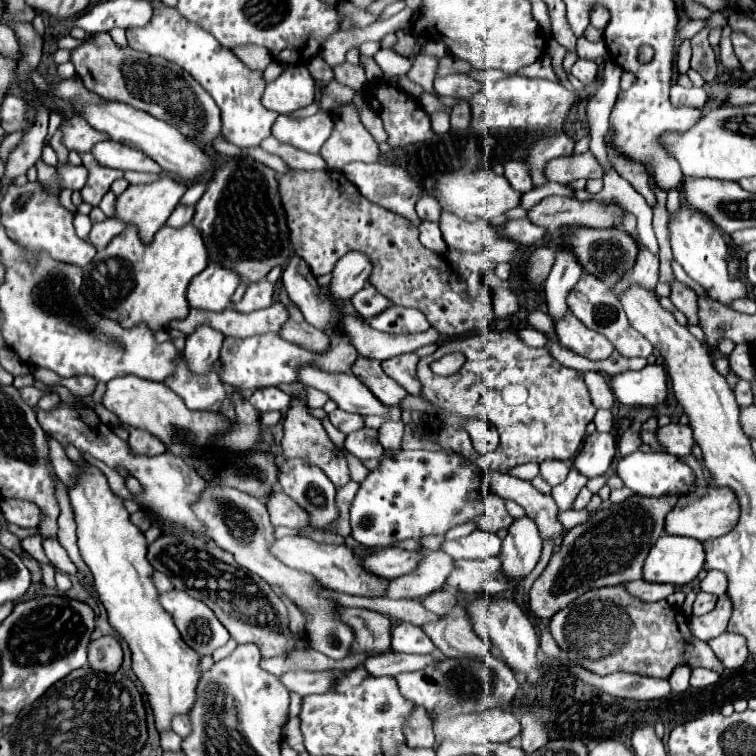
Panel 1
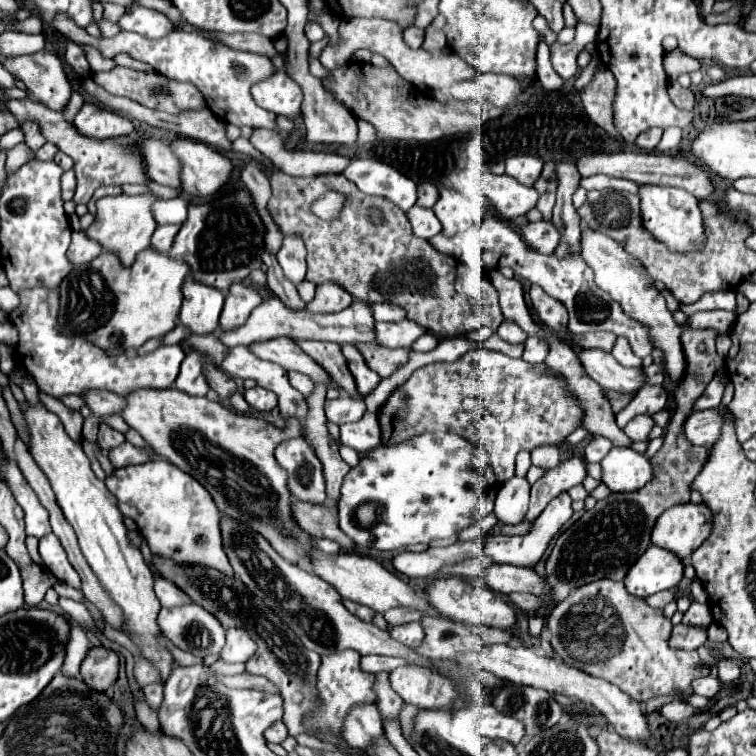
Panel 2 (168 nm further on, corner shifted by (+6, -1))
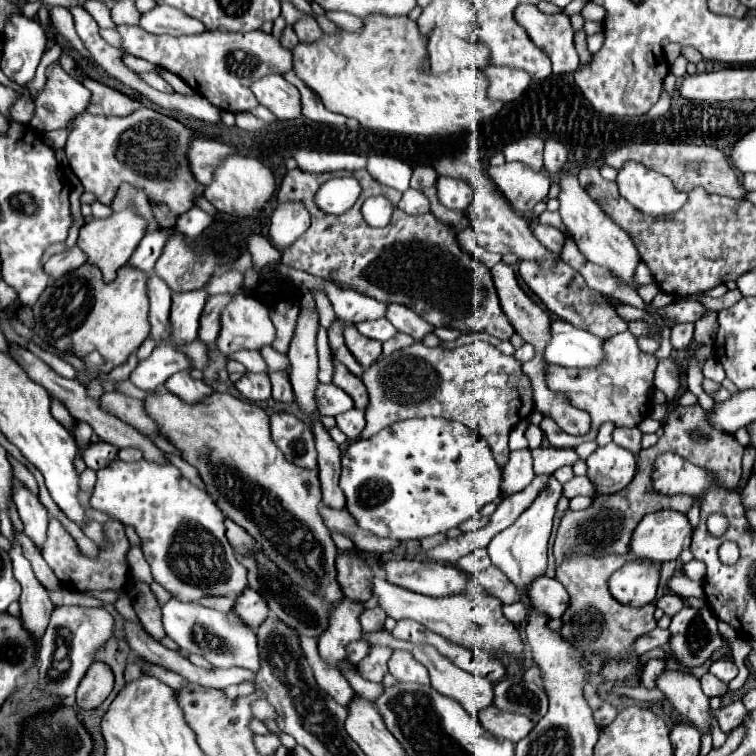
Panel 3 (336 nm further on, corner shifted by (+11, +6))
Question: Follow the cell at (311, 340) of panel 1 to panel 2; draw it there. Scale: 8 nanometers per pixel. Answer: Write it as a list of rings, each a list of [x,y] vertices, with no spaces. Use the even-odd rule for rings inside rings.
[[[298,341],[298,345],[300,345],[302,351],[308,353],[320,367],[324,367],[324,371],[330,375],[330,379],[334,379],[334,383],[338,383],[338,387],[342,387],[348,395],[352,395],[352,397],[356,397],[356,399],[364,399],[362,395],[358,395],[354,377],[350,375],[350,369],[346,367],[346,359],[344,359],[338,343]]]

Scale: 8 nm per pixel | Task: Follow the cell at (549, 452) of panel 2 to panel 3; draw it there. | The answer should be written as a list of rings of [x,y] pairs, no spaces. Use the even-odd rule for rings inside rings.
[[[529,426],[527,430],[525,430],[525,438],[529,440],[529,448],[531,450],[535,450],[535,448],[539,448],[541,444],[543,444],[543,430],[539,428],[539,426]]]

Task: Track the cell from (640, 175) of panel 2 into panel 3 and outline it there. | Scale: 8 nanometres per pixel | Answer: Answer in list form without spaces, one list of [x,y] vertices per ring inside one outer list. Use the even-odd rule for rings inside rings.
[[[629,144],[629,146],[621,146],[613,152],[609,152],[605,156],[605,164],[621,170],[625,162],[639,162],[647,168],[653,168],[655,172],[665,174],[667,178],[673,180],[677,190],[689,192],[697,186],[705,188],[709,194],[721,194],[721,196],[729,196],[729,198],[743,198],[745,196],[745,188],[741,188],[741,180],[735,174],[735,170],[731,168],[727,156],[723,152],[719,152],[713,146],[693,146],[693,144]]]

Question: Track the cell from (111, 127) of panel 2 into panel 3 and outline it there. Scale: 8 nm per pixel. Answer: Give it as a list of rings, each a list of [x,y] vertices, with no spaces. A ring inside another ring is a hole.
[[[91,78],[83,80],[83,86],[91,90],[91,102],[87,112],[99,114],[99,116],[129,116],[133,114],[141,104],[137,100],[131,100],[129,96],[103,86]]]

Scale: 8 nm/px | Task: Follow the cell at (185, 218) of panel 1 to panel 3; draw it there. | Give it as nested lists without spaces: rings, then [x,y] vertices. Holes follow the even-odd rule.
[[[163,228],[153,230],[153,232],[147,232],[143,236],[143,240],[139,242],[139,246],[135,248],[135,252],[133,252],[133,256],[131,256],[129,262],[135,268],[143,270],[143,272],[151,272],[153,266],[155,266],[155,262],[157,262],[157,258],[163,252],[165,240],[167,240],[167,234],[165,234]]]

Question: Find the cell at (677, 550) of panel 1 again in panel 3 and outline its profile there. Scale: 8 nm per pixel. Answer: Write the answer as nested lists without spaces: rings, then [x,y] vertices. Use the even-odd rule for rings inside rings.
[[[635,558],[623,564],[611,578],[609,590],[621,604],[645,606],[655,600],[661,580],[661,562],[649,558]]]

